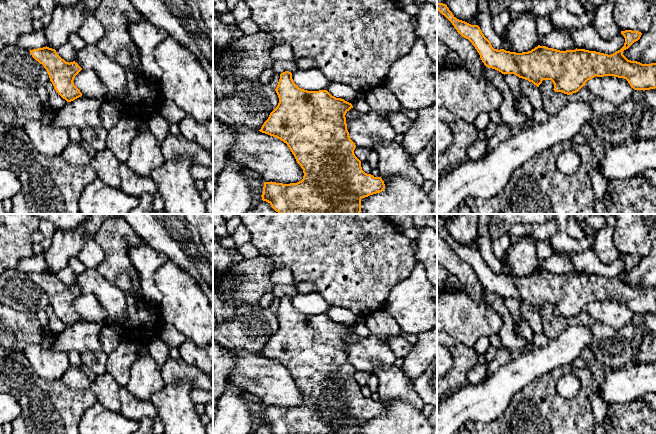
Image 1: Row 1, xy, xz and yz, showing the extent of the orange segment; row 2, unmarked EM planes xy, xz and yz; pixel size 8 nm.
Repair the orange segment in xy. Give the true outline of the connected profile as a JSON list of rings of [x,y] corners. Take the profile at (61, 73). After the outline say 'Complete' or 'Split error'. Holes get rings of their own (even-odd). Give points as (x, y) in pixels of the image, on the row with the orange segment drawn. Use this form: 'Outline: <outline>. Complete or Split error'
Outline: [[[43,47],[30,50],[32,57],[44,66],[56,92],[67,102],[82,96],[74,85],[75,76],[82,68],[75,62],[66,62],[55,49]]]. Complete

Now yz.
Outline: [[[437,3],[437,10],[444,15],[454,26],[457,32],[468,39],[480,55],[484,65],[495,69],[502,74],[514,74],[519,78],[528,80],[539,87],[543,80],[551,80],[555,92],[570,95],[578,92],[585,83],[594,77],[614,76],[624,78],[634,90],[650,90],[656,88],[656,63],[642,64],[637,61],[628,60],[623,51],[628,49],[642,35],[639,31],[625,30],[621,34],[625,38],[624,46],[615,53],[608,55],[585,49],[560,51],[546,46],[538,45],[528,52],[516,53],[504,49],[494,49],[491,42],[484,36],[478,25],[471,25],[457,19],[446,4]]]. Complete

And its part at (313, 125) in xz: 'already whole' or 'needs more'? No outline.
already whole

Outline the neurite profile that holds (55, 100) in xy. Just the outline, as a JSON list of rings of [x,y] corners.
[[[49,81],[45,87],[48,93],[47,103],[49,103],[53,109],[58,112],[67,105],[68,102],[56,92],[51,81]]]

